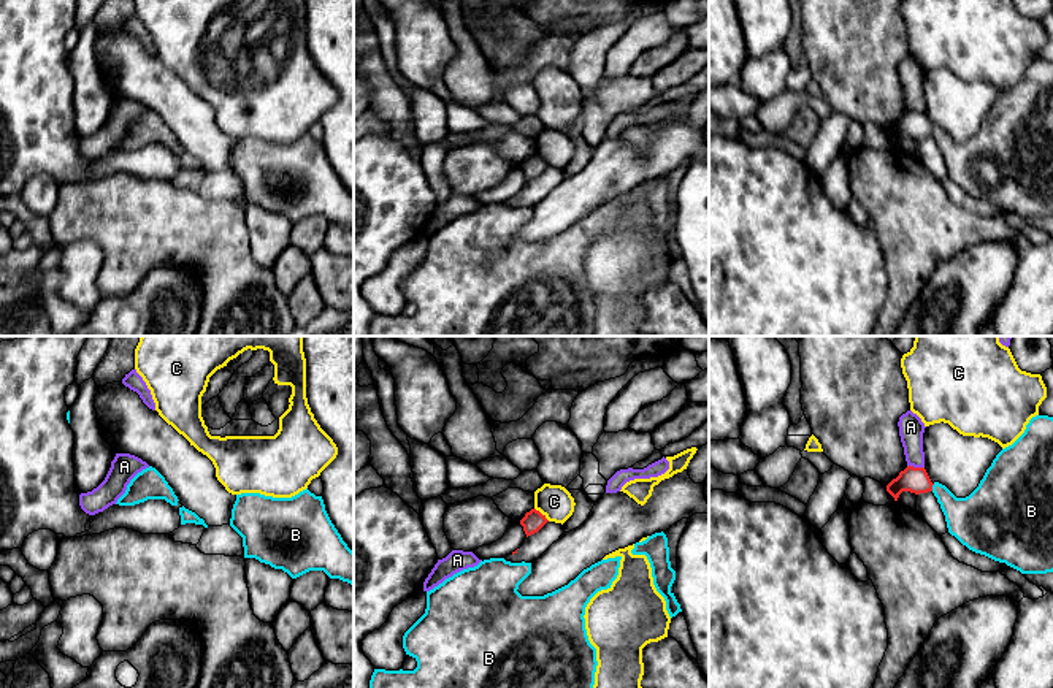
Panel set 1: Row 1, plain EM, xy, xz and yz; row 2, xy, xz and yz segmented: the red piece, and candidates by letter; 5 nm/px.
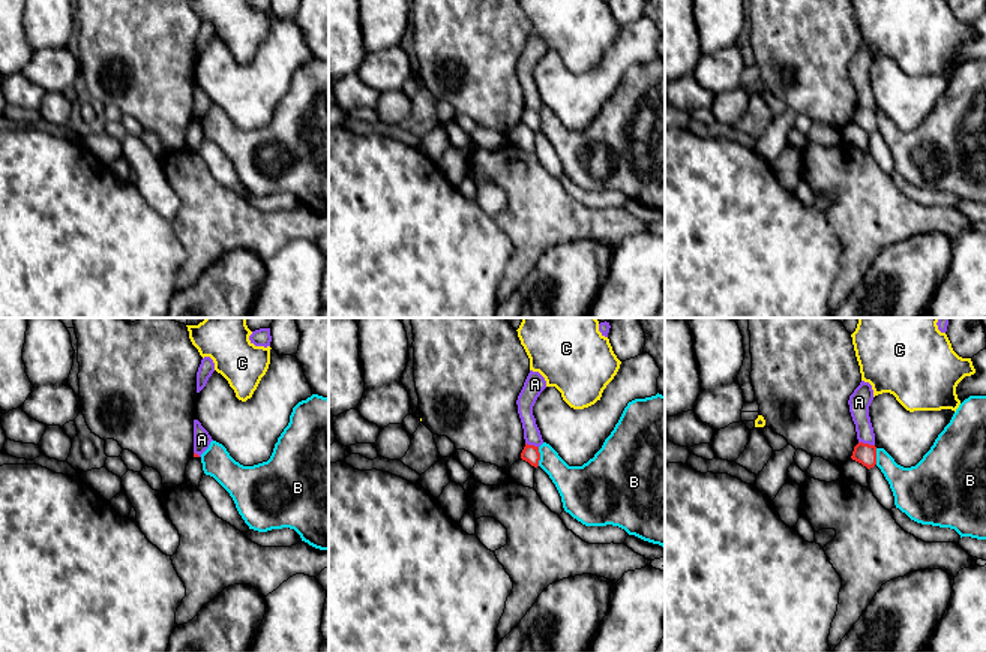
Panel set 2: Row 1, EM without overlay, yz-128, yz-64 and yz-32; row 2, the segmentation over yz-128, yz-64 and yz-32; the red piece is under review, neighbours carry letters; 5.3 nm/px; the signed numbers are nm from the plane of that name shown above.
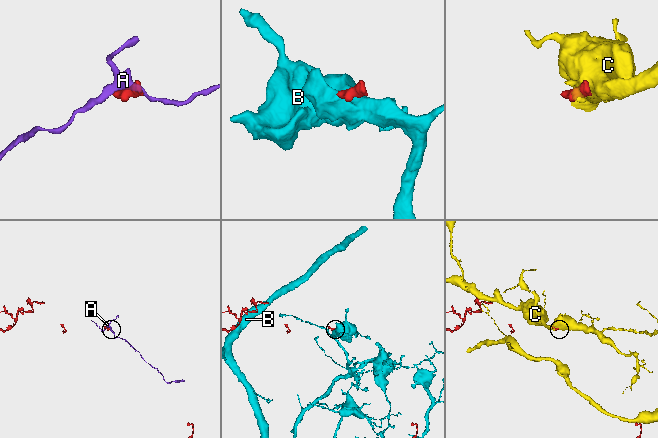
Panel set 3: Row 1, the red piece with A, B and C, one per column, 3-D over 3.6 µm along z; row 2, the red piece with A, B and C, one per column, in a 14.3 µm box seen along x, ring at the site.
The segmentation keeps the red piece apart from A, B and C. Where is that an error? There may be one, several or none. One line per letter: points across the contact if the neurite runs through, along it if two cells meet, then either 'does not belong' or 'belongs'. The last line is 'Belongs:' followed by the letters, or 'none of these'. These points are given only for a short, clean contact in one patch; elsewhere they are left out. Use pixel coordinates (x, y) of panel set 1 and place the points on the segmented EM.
A: does not belong
B: along yz (934, 484), (931, 490) | does not belong
C: along xz (535, 508), (549, 520) | does not belong
Belongs: none of these

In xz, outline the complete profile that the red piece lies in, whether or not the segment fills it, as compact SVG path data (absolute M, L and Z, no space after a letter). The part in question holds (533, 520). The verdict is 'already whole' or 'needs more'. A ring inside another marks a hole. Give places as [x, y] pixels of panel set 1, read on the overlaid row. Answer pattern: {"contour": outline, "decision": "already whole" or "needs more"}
{"contour": "M531 509L525 514L525 517L520 520L520 525L523 526L523 531L528 536L538 533L549 520L546 515L542 515L539 510Z", "decision": "already whole"}

